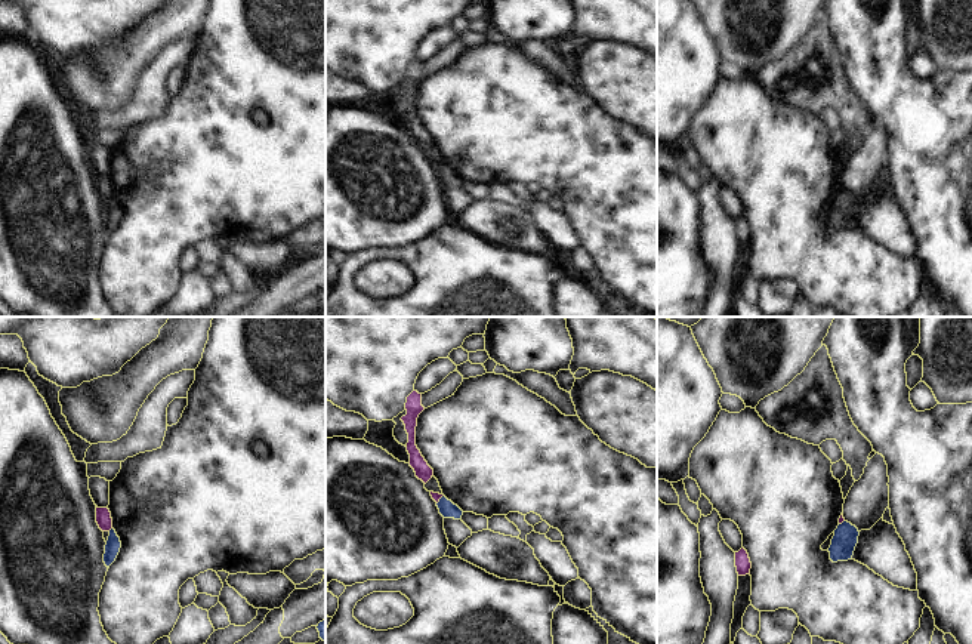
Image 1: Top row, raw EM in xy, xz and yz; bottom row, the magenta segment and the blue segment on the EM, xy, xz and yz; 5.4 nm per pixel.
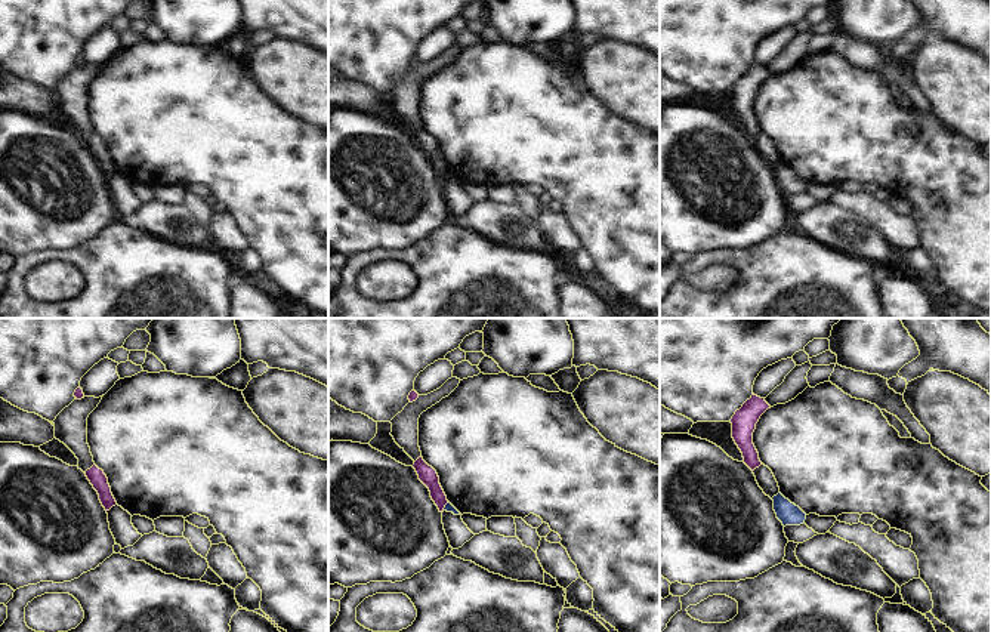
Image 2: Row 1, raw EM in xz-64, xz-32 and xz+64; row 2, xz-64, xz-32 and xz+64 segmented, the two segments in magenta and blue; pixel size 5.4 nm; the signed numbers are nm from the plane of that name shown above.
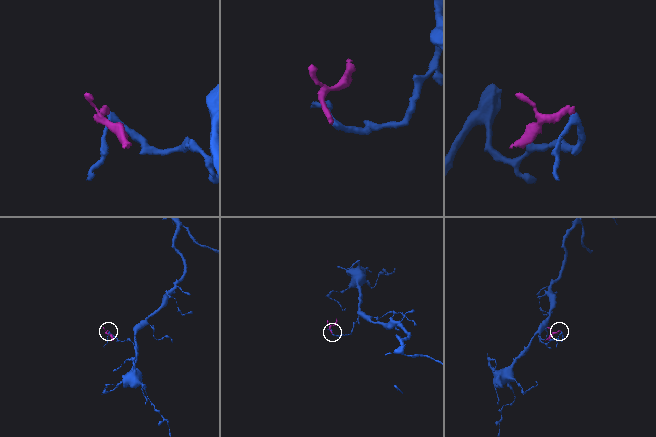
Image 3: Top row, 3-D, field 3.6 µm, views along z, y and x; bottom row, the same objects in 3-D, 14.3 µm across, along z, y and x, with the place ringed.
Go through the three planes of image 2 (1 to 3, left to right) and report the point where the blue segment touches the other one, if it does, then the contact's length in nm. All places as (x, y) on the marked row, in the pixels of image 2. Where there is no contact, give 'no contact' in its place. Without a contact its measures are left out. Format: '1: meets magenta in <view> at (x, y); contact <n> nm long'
1: no contact
2: meets magenta in xz-32 at (444, 506); contact 60 nm long
3: no contact

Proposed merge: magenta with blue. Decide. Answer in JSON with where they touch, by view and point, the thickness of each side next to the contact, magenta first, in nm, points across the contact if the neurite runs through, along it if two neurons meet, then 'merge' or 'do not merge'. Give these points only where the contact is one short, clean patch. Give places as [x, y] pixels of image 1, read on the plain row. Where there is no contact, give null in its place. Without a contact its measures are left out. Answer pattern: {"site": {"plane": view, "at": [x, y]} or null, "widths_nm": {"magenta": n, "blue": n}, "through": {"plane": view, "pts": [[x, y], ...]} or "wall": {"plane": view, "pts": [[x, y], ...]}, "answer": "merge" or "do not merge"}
{"site": {"plane": "xy", "at": [110, 197]}, "widths_nm": {"magenta": 90, "blue": 80}, "wall": {"plane": "xy", "pts": [[111, 196], [108, 199]]}, "answer": "do not merge"}

